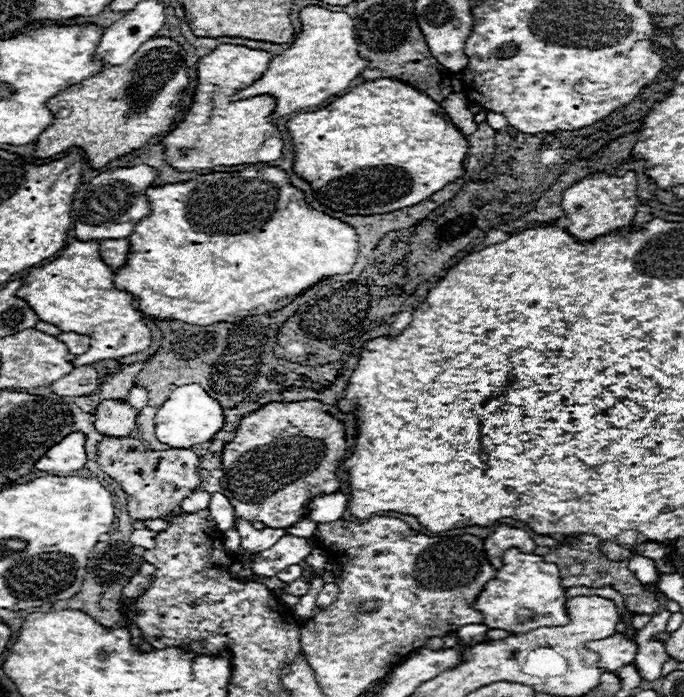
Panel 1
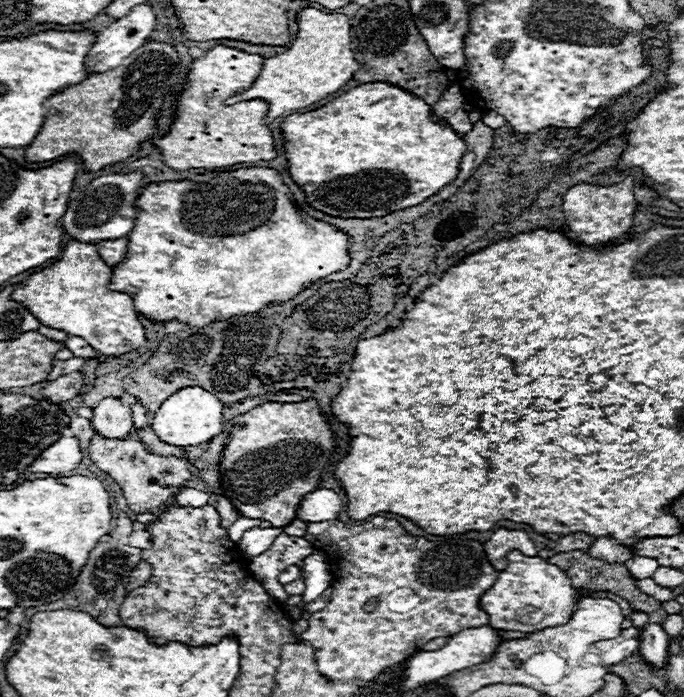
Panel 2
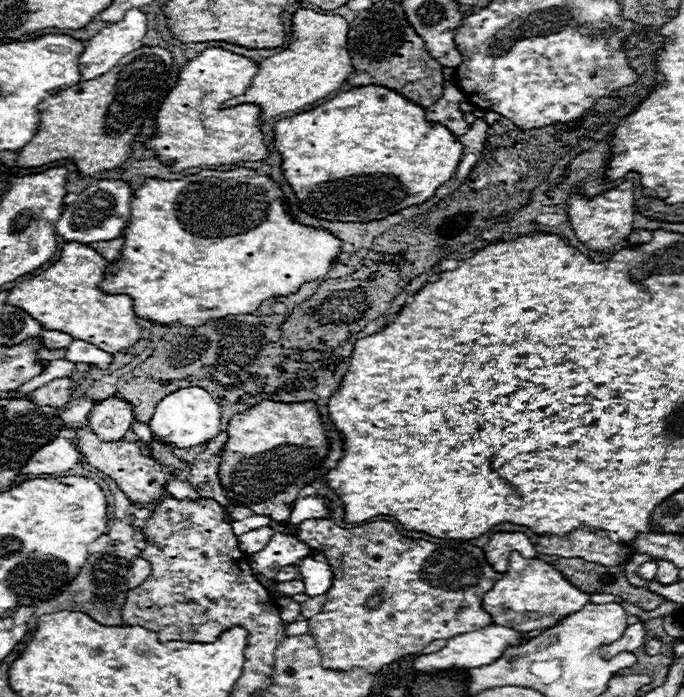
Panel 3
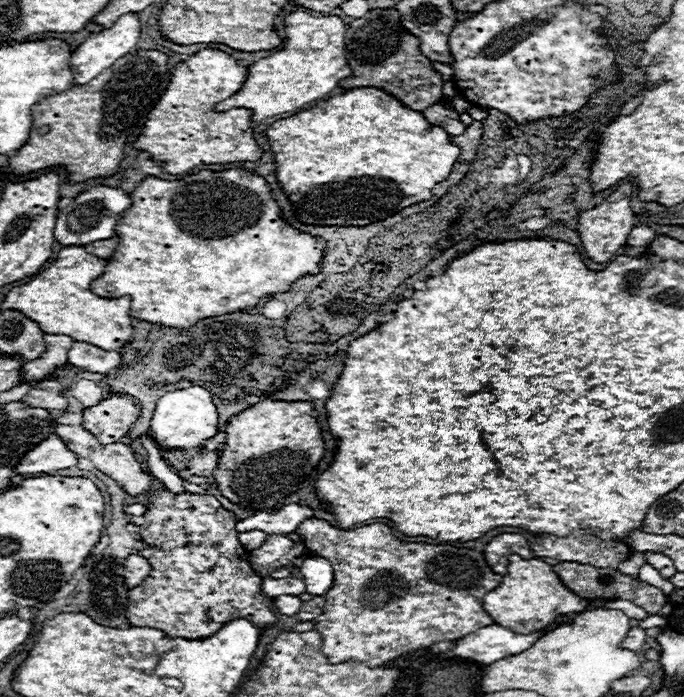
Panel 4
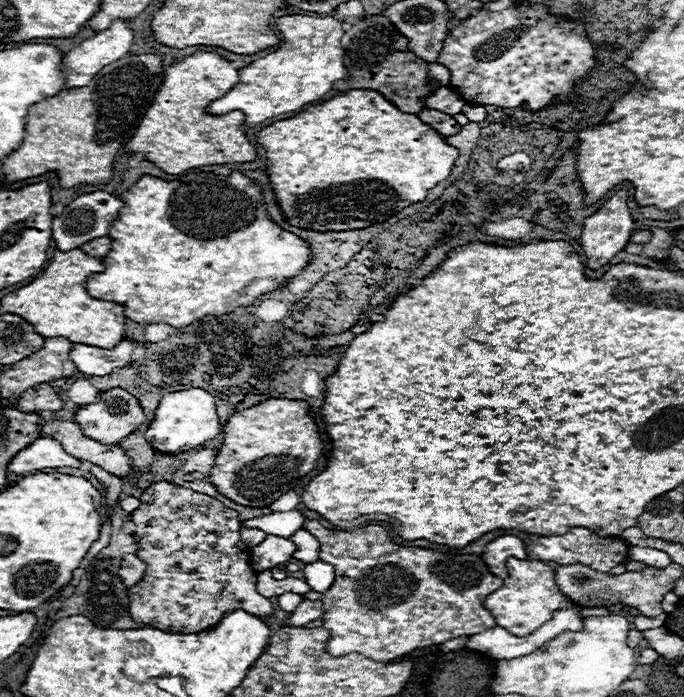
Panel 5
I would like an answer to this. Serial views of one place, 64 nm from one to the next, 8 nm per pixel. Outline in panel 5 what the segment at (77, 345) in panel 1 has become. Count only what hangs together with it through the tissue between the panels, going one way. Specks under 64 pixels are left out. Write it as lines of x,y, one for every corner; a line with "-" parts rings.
124,340
120,346
112,348
112,350
104,350
104,348
92,348
88,344
72,344
72,352
70,352
70,360
74,362
74,366
88,374
88,376
106,376
110,374
114,368
124,368
130,364
130,356
132,350
138,344

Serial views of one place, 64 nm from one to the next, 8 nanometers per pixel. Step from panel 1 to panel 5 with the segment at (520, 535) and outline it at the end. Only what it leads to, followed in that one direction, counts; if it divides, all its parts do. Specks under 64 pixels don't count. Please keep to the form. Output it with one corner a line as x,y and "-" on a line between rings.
500,536
496,540
492,540
486,548
484,548
484,554
482,554
482,560
486,562
486,566
490,568
492,574
500,576
500,578
506,578
508,576
508,570
506,570
506,560
510,556
516,556
520,560
526,560
526,546
524,542
518,538
518,536

